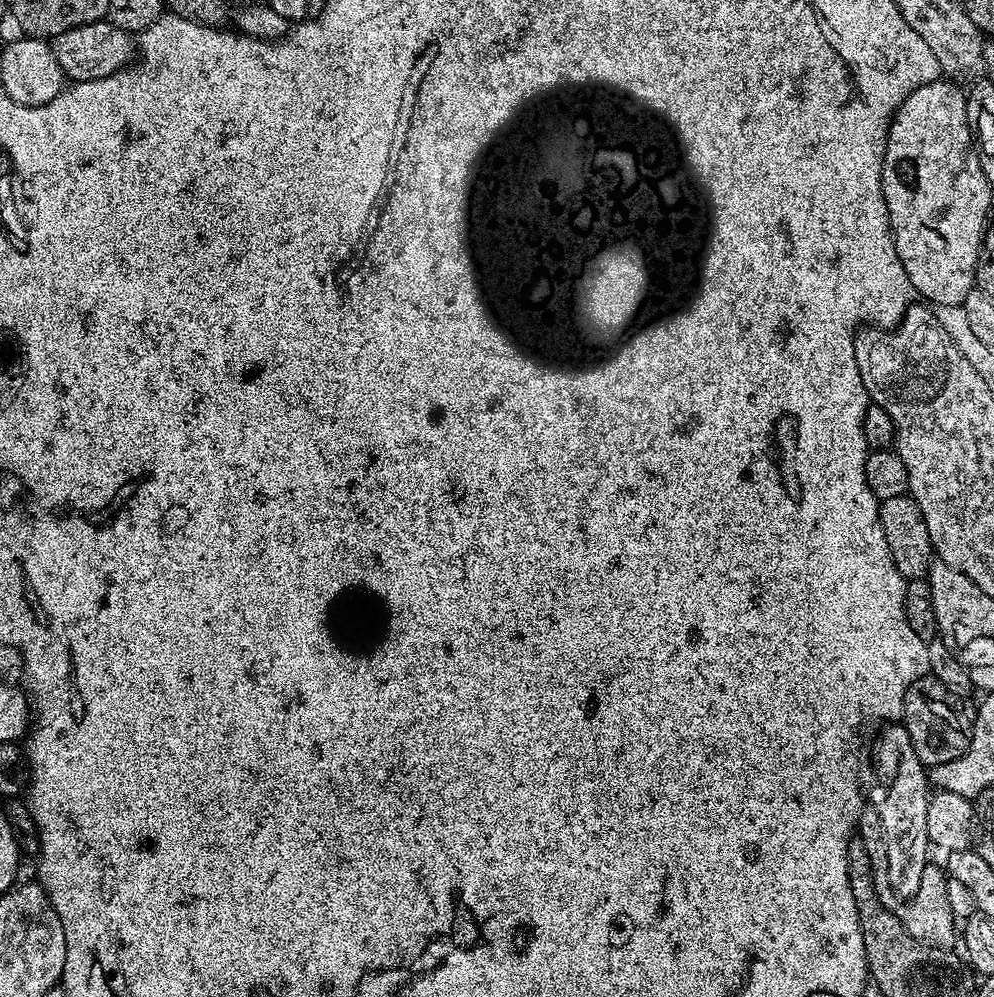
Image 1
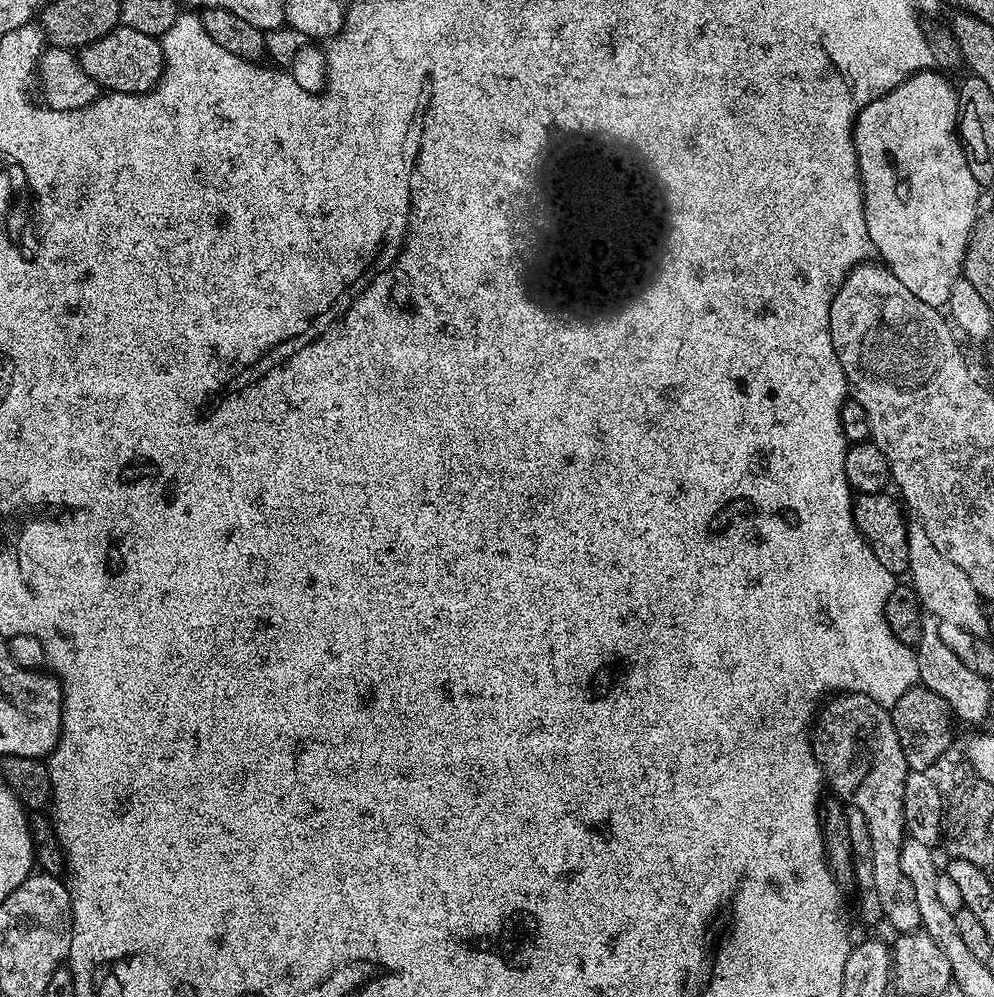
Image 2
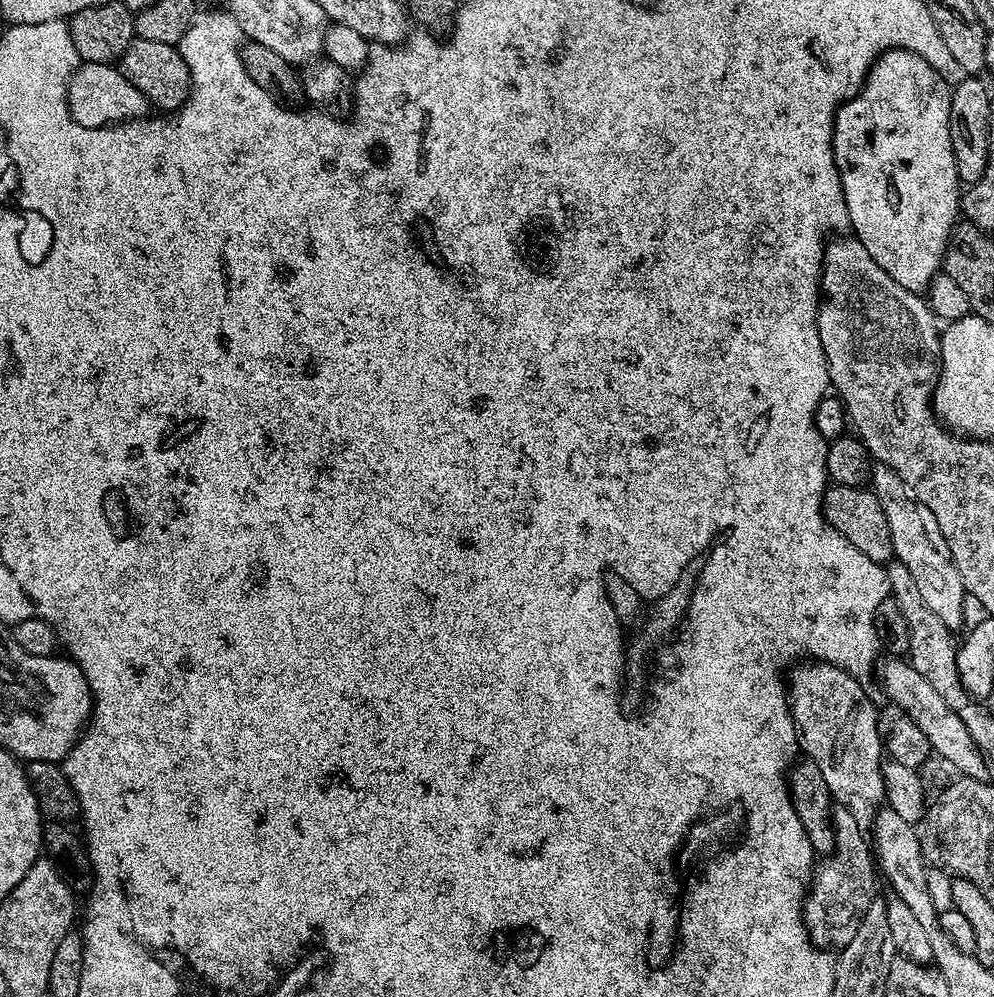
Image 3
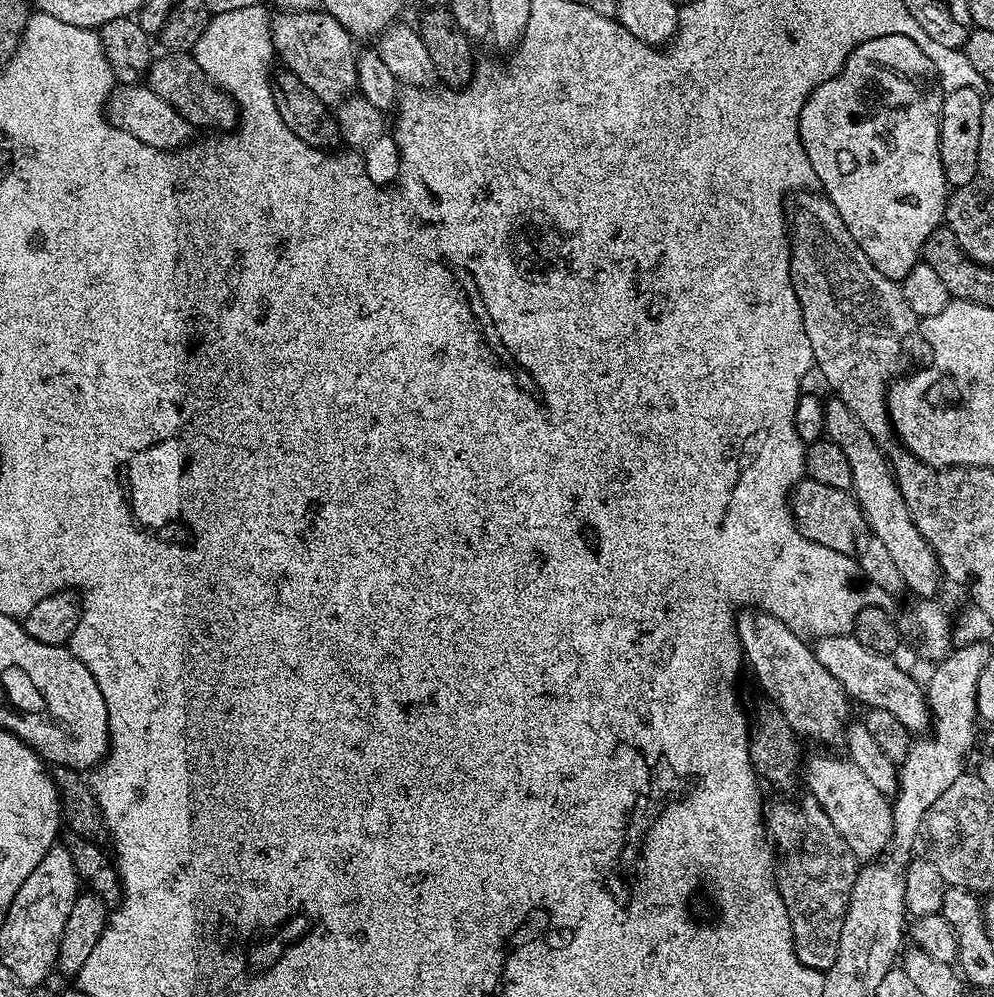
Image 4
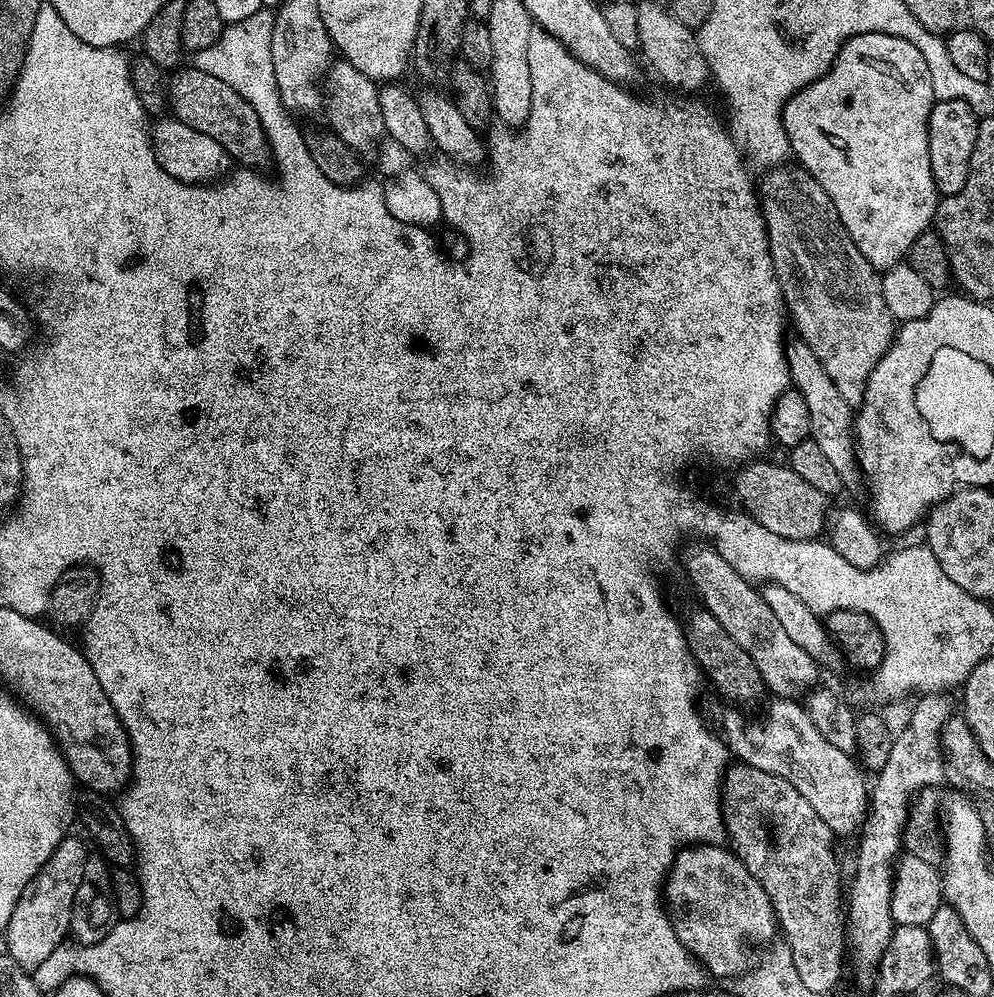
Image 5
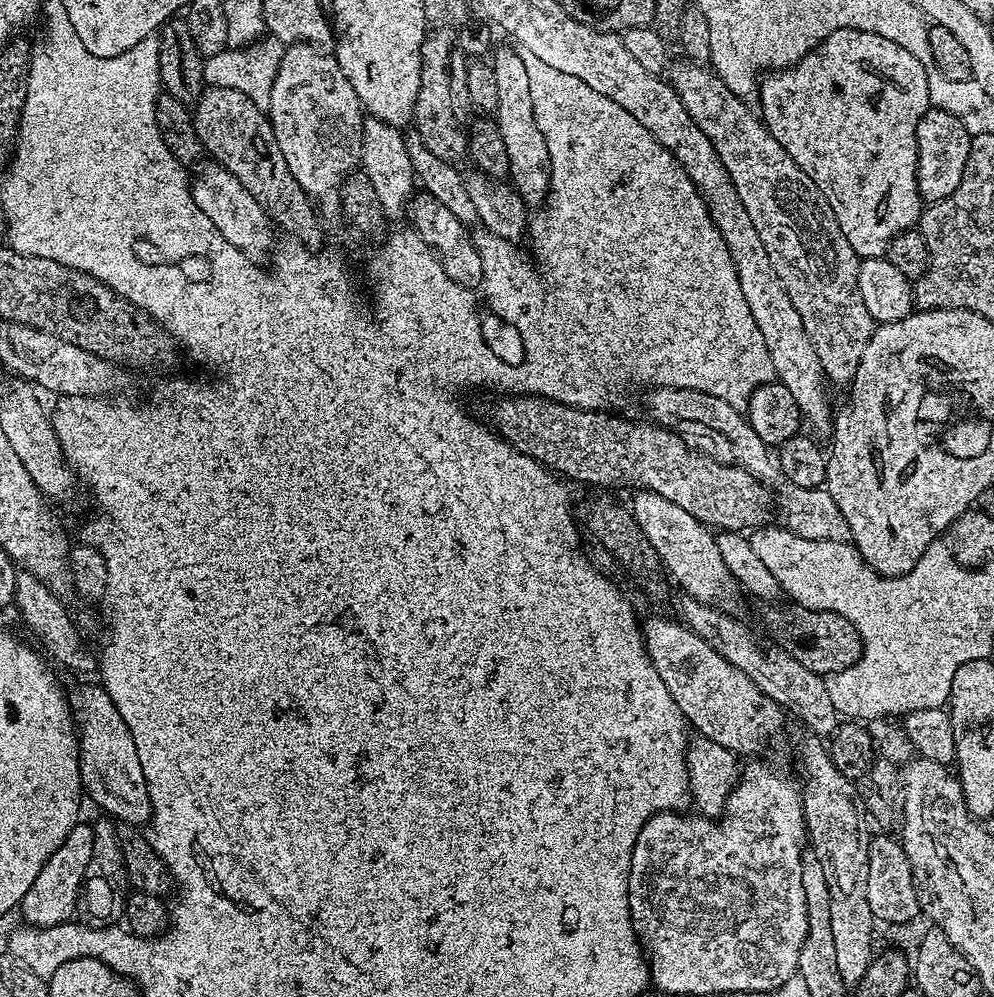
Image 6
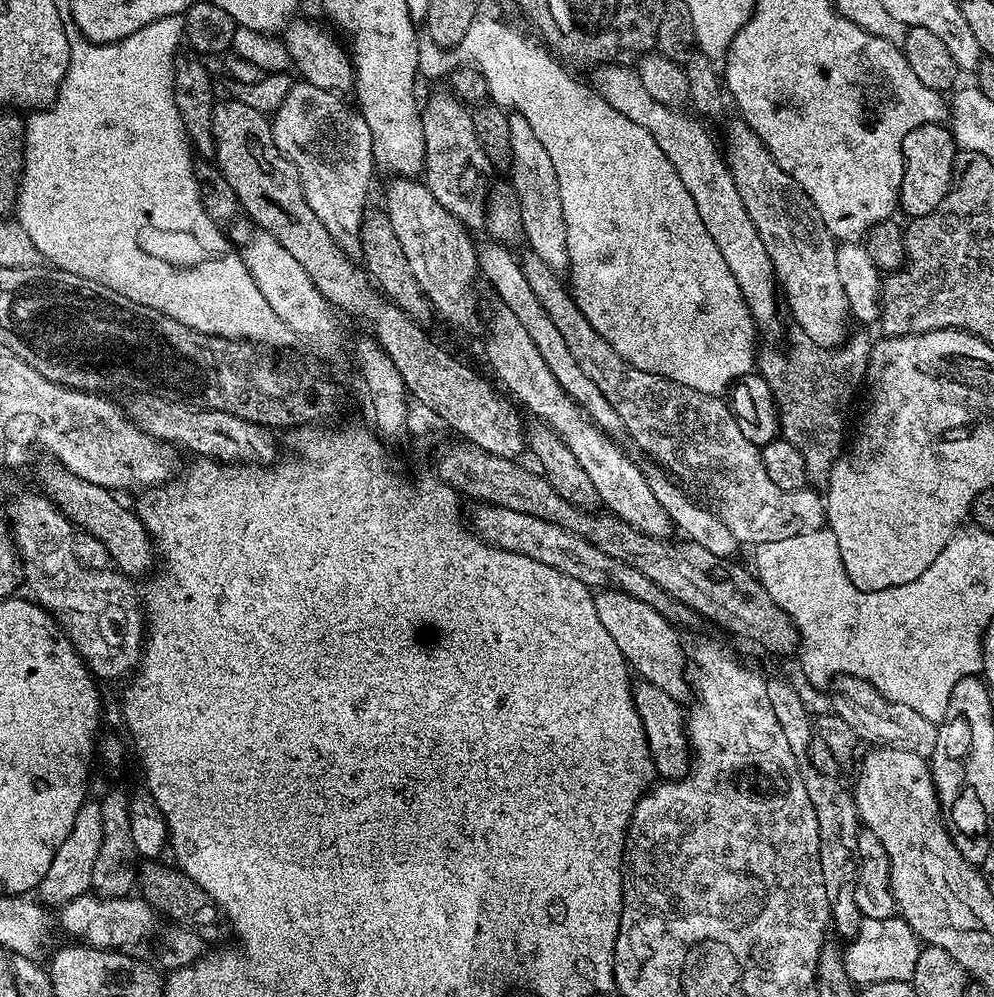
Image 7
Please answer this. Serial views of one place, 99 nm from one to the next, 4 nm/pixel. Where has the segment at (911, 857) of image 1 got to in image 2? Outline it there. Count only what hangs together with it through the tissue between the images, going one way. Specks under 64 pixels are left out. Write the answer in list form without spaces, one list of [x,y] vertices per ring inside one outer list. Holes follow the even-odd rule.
[[[841,692],[833,695],[819,709],[818,715],[810,729],[812,753],[820,768],[829,789],[832,788],[841,801],[858,806],[862,814],[866,814],[866,826],[870,830],[870,846],[874,862],[874,890],[878,894],[878,902],[882,902],[882,917],[897,933],[914,932],[920,928],[918,902],[914,902],[914,886],[910,886],[910,878],[902,874],[900,851],[906,839],[904,826],[904,791],[909,774],[906,754],[902,754],[902,742],[898,738],[898,730],[894,730],[891,711],[885,705],[874,702],[861,692]]]

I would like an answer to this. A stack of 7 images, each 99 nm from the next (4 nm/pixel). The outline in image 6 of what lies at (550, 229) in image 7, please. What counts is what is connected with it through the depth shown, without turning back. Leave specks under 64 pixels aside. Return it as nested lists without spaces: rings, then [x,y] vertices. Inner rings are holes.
[[[515,47],[512,48],[498,49],[496,57],[490,60],[498,81],[498,110],[494,119],[500,127],[502,142],[506,142],[511,187],[524,199],[525,205],[543,205],[548,199],[550,186],[550,158],[546,150],[546,138],[542,130],[538,130],[538,122],[534,118],[534,102],[530,98],[530,78],[526,75],[525,57]]]

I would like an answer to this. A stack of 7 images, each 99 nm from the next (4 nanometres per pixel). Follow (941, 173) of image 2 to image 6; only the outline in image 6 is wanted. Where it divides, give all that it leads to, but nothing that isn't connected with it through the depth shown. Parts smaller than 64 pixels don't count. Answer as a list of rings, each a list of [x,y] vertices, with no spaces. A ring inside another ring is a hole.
[[[843,28],[834,30],[834,34],[826,37],[817,48],[806,54],[793,68],[781,68],[765,75],[758,84],[758,97],[760,96],[759,115],[770,130],[770,134],[794,158],[794,162],[804,173],[822,190],[826,202],[830,202],[830,210],[834,210],[834,218],[838,218],[838,226],[842,226],[842,234],[846,234],[846,242],[856,251],[861,258],[880,258],[885,255],[890,242],[898,234],[915,229],[922,211],[922,201],[918,182],[916,181],[916,131],[918,122],[929,110],[928,79],[926,70],[910,50],[898,46],[898,42],[890,42],[890,38],[882,38],[878,34],[870,34],[866,30]]]

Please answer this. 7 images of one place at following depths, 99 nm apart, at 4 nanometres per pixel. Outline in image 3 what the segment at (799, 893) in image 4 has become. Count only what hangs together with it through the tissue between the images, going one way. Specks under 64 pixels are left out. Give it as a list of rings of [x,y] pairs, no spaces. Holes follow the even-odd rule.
[[[833,807],[832,825],[836,831],[836,845],[830,855],[823,857],[815,865],[812,882],[806,889],[804,898],[804,928],[808,932],[813,944],[825,950],[839,950],[846,947],[850,938],[858,934],[858,926],[866,914],[866,910],[873,904],[878,881],[878,869],[874,863],[874,853],[870,847],[869,837],[865,829],[858,826],[854,814],[848,808]]]

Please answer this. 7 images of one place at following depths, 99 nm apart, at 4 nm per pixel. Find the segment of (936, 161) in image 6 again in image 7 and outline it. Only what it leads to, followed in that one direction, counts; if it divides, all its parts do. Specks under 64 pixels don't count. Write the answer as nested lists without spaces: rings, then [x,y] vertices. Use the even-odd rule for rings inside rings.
[[[923,124],[918,130],[910,130],[902,142],[902,154],[904,155],[904,173],[902,174],[902,186],[900,187],[899,211],[905,212],[905,217],[919,218],[930,214],[946,198],[946,194],[952,185],[952,171],[957,154],[956,139],[952,137],[951,127],[939,124]]]

